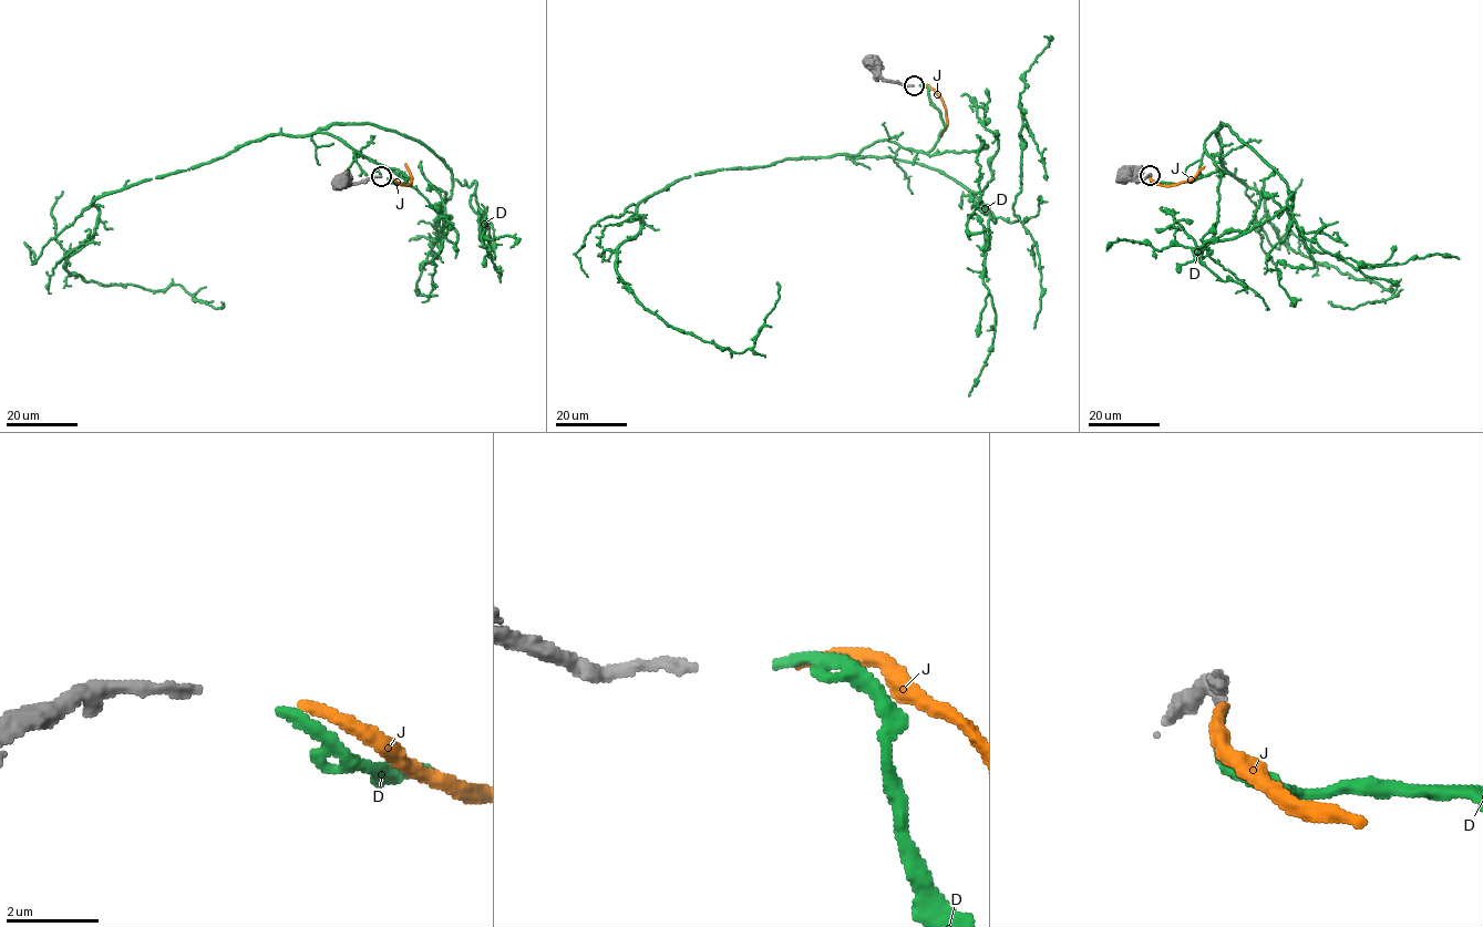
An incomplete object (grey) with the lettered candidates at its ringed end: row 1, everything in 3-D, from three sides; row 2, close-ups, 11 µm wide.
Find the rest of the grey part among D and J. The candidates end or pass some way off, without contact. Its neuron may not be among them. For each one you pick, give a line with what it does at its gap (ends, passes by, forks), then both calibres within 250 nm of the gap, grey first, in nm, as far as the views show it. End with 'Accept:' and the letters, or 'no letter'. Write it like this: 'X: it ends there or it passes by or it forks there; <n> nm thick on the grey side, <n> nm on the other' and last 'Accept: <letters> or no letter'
D: it ends there; 200 nm thick on the grey side, 240 nm on the other
Accept: D

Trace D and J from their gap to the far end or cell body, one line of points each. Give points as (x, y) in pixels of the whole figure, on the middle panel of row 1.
D: (919, 85), (944, 126), (927, 152), (879, 140), (682, 177), (618, 247), (645, 308), (739, 352), (776, 281)
J: (920, 85), (927, 84), (943, 103), (947, 123), (940, 137)

